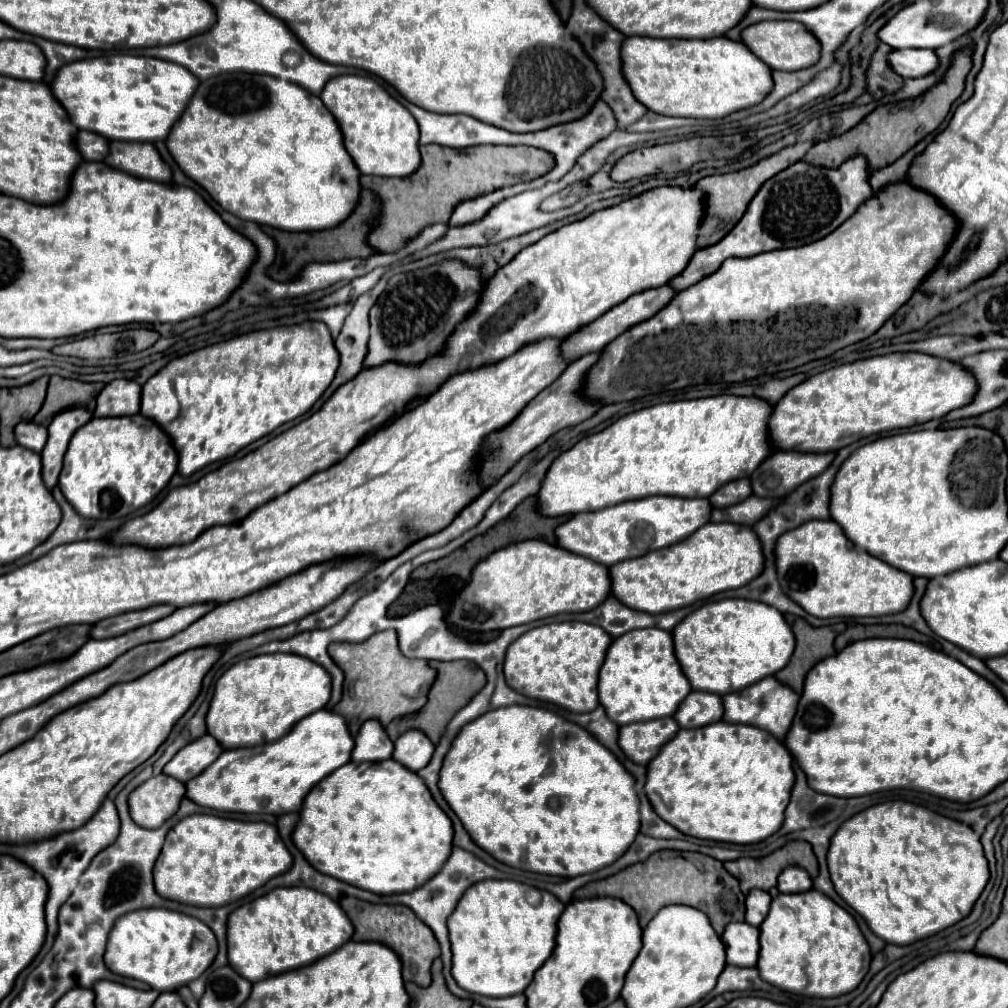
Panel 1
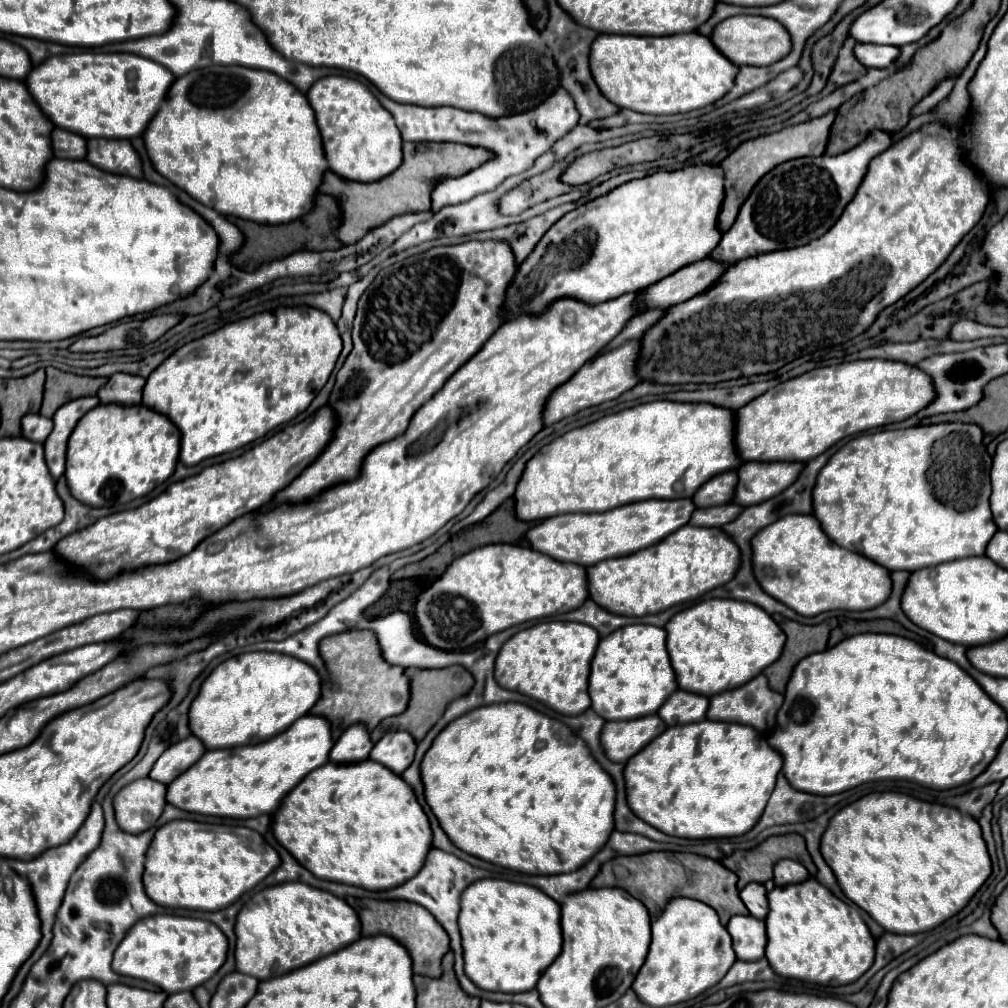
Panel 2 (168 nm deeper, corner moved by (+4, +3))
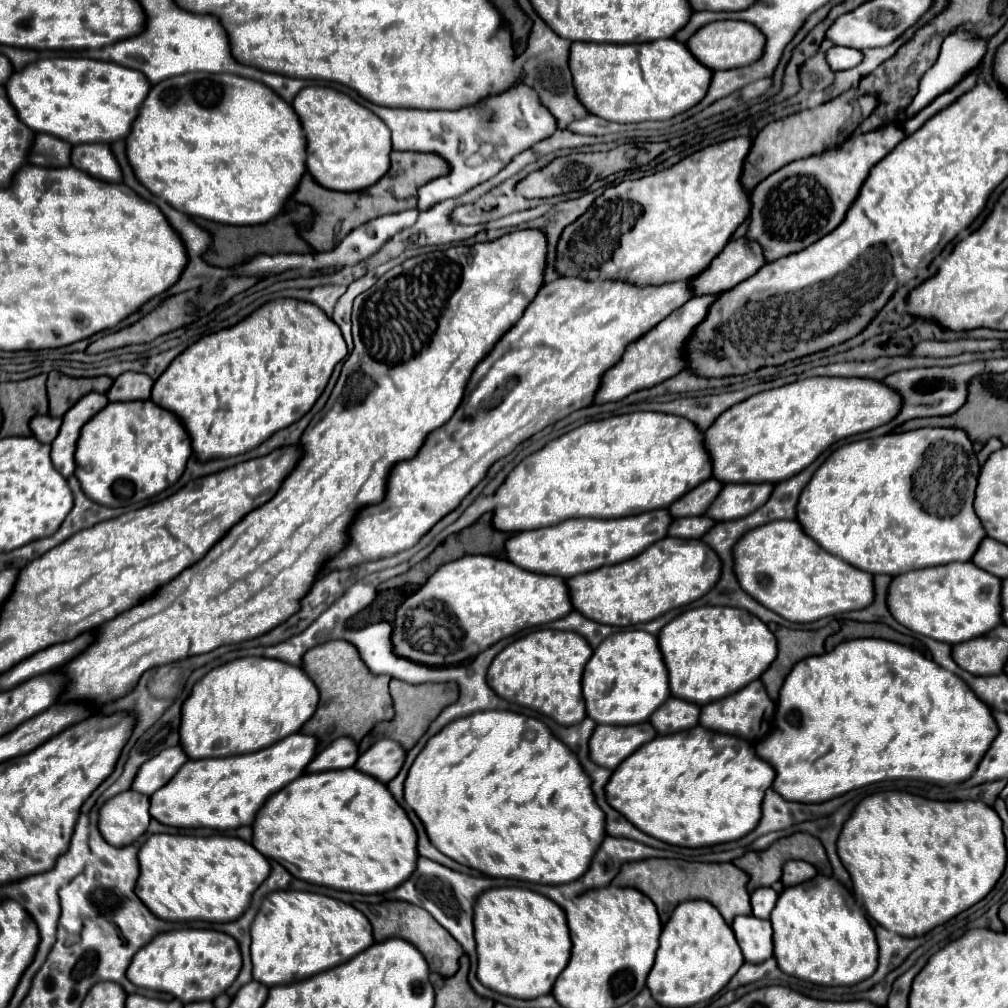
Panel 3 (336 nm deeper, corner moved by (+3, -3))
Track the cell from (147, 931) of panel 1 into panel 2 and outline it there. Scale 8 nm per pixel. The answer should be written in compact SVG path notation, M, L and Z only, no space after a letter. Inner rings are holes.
M171 914L149 916L149 918L139 920L139 924L135 924L127 932L125 940L119 944L119 948L115 950L115 956L113 956L113 970L121 976L147 980L155 986L161 986L167 994L195 990L197 986L205 984L225 964L227 950L229 950L229 942L227 942L225 934L213 922L199 920L199 918L171 916Z

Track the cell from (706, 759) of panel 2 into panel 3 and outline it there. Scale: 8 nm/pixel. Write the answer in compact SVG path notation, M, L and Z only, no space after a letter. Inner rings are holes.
M696 726L676 734L656 736L648 746L640 746L632 758L626 758L606 784L608 804L624 814L636 828L646 834L684 848L704 848L724 842L734 842L746 836L760 820L760 804L766 790L772 786L776 772L764 762L754 746L732 734L712 732Z

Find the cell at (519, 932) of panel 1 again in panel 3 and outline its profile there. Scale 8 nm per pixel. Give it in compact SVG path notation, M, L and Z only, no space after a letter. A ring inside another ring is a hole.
M516 886L506 888L490 888L476 898L474 904L474 938L476 938L476 952L478 952L478 980L494 990L494 992L508 992L508 996L516 998L516 994L532 994L532 998L550 994L554 980L566 968L570 958L570 934L566 924L564 910L552 902L550 898Z

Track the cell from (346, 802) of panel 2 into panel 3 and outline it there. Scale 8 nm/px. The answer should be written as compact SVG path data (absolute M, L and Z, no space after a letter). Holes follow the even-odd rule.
M354 768L302 774L284 786L284 790L276 792L274 798L268 798L268 802L260 808L260 814L256 814L252 828L252 844L256 850L260 850L266 858L274 858L292 876L310 884L360 894L380 894L400 886L400 882L406 882L416 868L418 836L406 810L392 798L384 782L368 774L360 774L360 770Z

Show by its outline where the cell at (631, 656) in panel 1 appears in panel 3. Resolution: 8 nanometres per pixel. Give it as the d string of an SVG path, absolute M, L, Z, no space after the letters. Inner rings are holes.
M626 630L608 636L594 650L594 656L586 664L582 678L582 692L586 698L586 712L596 724L636 724L648 720L650 714L670 698L668 672L658 646L658 638L644 630Z

